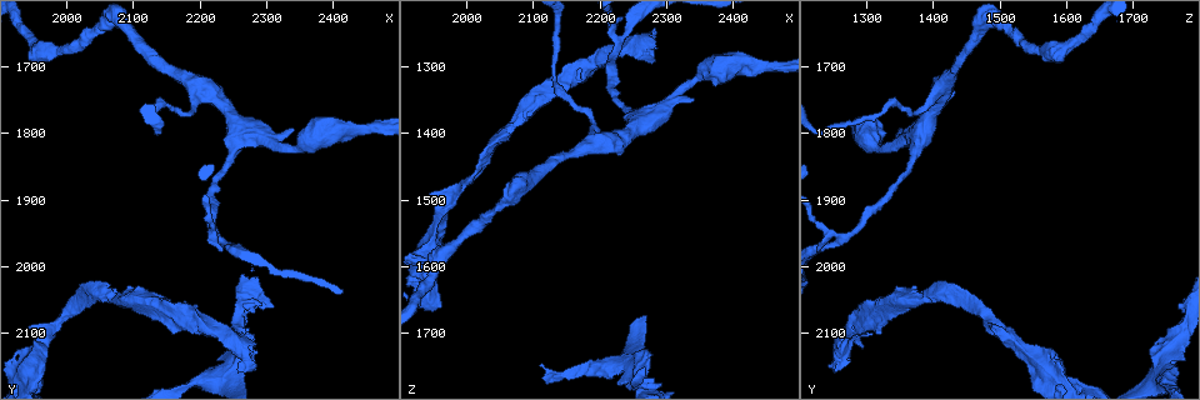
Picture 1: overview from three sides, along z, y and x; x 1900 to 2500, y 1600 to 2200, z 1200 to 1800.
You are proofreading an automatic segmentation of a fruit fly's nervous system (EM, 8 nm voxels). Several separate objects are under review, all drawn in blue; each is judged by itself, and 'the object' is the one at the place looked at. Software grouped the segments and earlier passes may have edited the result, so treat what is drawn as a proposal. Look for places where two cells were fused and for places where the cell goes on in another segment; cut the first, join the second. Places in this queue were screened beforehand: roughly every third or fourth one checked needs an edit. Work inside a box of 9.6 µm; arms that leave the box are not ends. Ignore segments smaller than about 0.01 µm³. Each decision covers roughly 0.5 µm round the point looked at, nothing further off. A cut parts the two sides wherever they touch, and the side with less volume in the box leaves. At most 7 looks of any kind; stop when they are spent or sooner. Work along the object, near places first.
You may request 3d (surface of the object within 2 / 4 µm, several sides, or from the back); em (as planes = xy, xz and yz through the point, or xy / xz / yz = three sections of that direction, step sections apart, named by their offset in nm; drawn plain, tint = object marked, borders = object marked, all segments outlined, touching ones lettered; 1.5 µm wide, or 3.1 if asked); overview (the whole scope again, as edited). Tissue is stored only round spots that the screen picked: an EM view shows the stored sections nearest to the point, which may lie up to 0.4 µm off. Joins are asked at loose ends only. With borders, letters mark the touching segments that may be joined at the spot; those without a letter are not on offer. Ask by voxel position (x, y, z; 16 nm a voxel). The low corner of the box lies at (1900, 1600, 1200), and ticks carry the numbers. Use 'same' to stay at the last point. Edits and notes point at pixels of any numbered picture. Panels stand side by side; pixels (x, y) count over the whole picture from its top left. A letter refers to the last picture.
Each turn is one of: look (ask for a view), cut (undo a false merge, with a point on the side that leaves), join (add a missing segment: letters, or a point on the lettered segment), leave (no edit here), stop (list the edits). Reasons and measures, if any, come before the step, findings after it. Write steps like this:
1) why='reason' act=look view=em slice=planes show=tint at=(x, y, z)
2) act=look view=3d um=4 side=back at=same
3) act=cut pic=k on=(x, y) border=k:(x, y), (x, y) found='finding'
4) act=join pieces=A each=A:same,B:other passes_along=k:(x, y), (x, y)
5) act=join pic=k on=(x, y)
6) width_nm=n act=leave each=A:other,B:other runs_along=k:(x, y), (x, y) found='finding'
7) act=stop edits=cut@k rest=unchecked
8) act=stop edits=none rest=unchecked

why='three-way junction' act=look view=3d um=4 at=(2225, 1955, 1265)

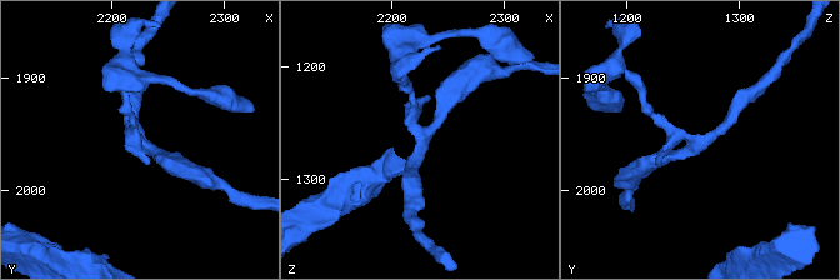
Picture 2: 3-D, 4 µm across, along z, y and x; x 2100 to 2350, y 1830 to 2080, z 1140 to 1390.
arms=3 why='now the EM' act=look view=em slice=yz step=4 show=borders at=(2224, 1956, 1266)

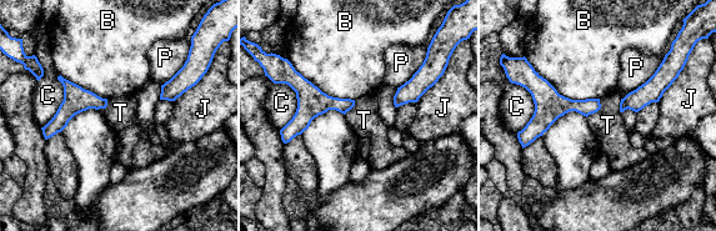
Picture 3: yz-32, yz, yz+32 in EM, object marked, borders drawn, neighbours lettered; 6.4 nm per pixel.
act=leave each=B:other,C:other,J:other,P:other,T:other border=3:(600, 99), (600, 108), (586, 117) found='all the same cell'

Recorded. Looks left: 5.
why='branch stops here' act=look view=em slice=planes show=borders at=(1945, 2095, 1495)

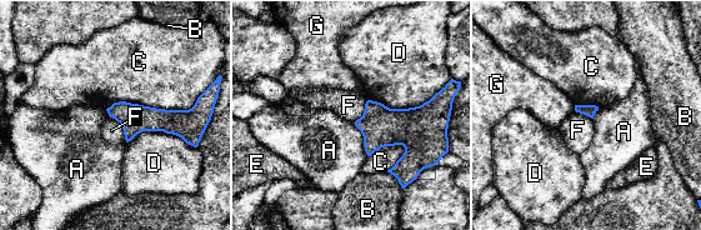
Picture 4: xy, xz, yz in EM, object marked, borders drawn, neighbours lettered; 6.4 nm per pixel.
act=leave each=A:other,B:other,C:other,D:other,E:other,F:other,G:other runs_along=4:(110, 110), (173, 121), (185, 134) found='none of them fits'

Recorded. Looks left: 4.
why='three arms meet' act=look view=em slice=planes show=borders at=(2240, 2165, 1745)

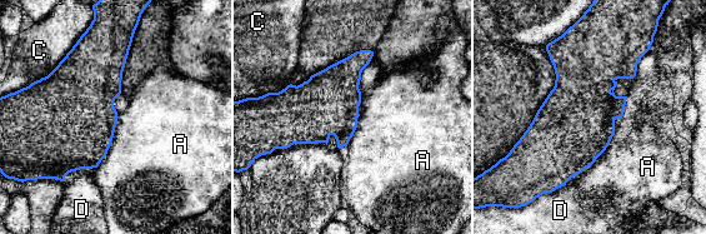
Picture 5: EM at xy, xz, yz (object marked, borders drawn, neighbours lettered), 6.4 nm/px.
act=leave each=A:other,C:other,D:other found='all the same cell'

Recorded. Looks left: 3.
act=stop edits=none rest=unchecked

